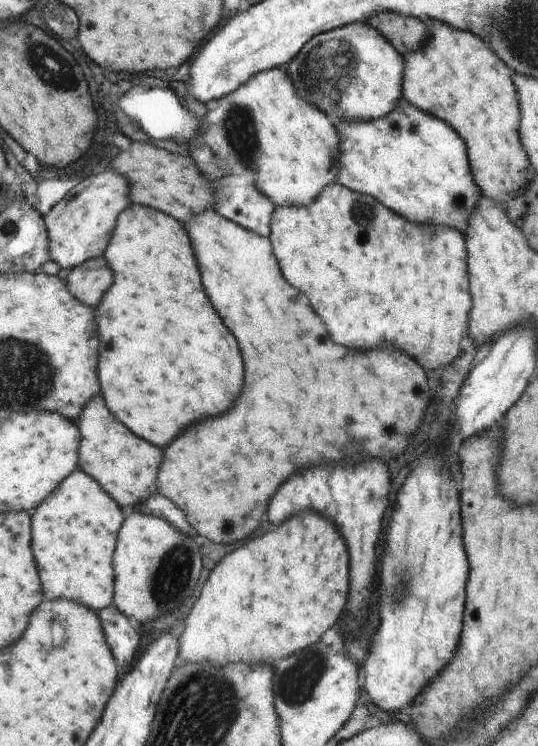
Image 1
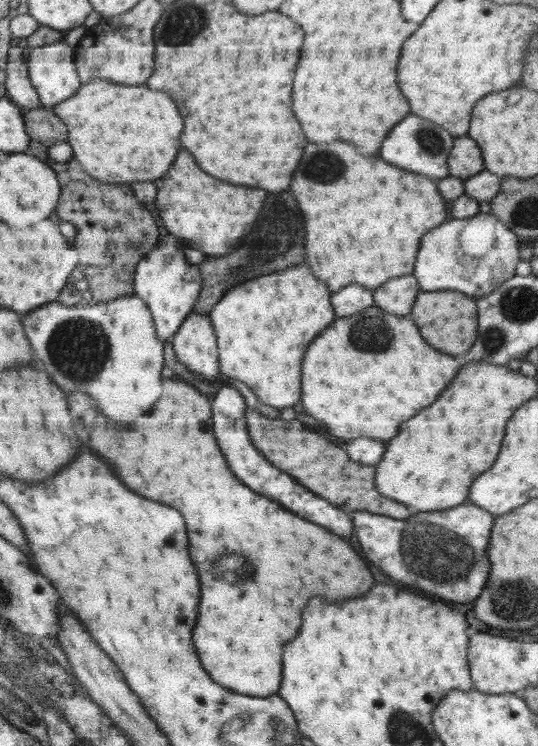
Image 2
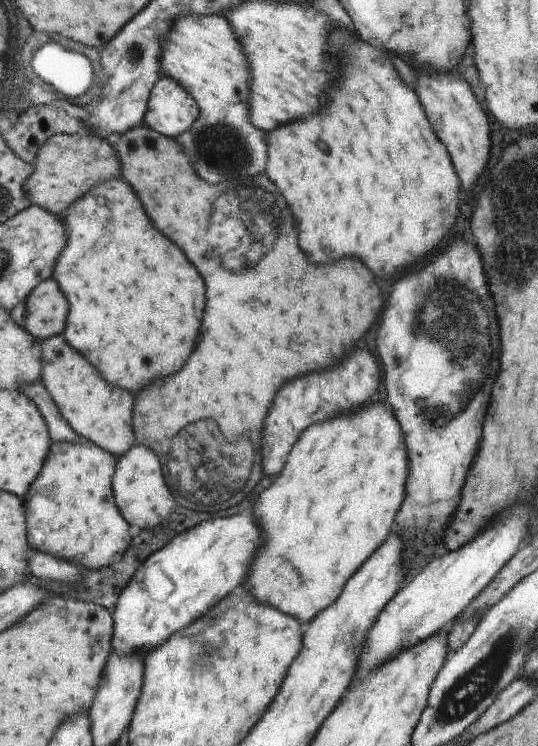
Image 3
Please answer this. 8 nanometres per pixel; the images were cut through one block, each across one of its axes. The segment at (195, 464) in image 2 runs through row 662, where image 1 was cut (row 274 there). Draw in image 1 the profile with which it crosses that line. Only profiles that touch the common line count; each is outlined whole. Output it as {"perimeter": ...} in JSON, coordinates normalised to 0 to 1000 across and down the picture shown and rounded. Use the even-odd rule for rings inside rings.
{"perimeter":[[[390,280],[364,288],[357,295],[342,299],[342,306],[353,318],[359,336],[366,349],[366,355],[372,361],[374,377],[377,378],[379,389],[390,399],[390,405],[398,408],[401,418],[413,424],[413,432],[424,437],[424,442],[439,450],[442,464],[450,469],[450,480],[454,480],[454,523],[450,531],[442,534],[439,544],[405,560],[390,560],[387,566],[372,566],[364,571],[353,571],[349,576],[342,576],[342,582],[333,582],[316,597],[303,603],[303,615],[292,635],[292,660],[318,670],[338,686],[349,700],[364,709],[372,718],[381,718],[405,727],[405,729],[428,729],[439,724],[454,724],[461,721],[483,702],[487,702],[487,692],[498,681],[498,673],[506,670],[506,665],[513,662],[517,651],[524,649],[524,643],[532,643],[539,635],[546,635],[558,627],[576,627],[576,625],[595,625],[595,622],[628,622],[634,626],[671,623],[690,618],[691,615],[706,615],[721,619],[732,611],[743,611],[766,599],[766,592],[775,591],[777,574],[781,566],[792,560],[790,550],[801,539],[796,512],[790,503],[790,496],[766,480],[758,480],[755,475],[732,469],[732,466],[714,466],[714,469],[688,469],[688,472],[643,472],[639,475],[639,493],[625,491],[628,480],[625,480],[625,461],[613,456],[610,445],[602,442],[602,432],[591,426],[591,421],[576,413],[572,402],[561,399],[543,399],[554,397],[554,389],[546,389],[528,370],[520,367],[520,357],[509,349],[506,328],[500,318],[485,318],[481,314],[409,290],[401,283]]]}

